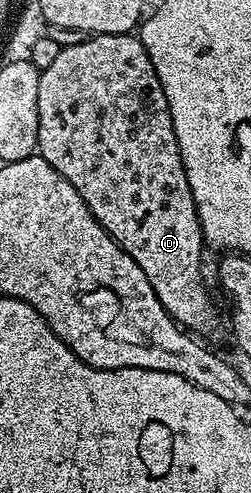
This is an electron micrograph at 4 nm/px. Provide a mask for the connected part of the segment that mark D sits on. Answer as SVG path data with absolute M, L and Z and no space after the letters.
M104 32L91 35L76 46L62 48L60 54L56 54L55 60L47 68L39 71L38 81L40 82L40 90L36 98L36 106L38 107L37 155L43 156L48 162L48 166L52 166L52 170L59 172L68 182L72 182L76 194L80 194L80 198L84 198L84 202L88 206L88 210L92 210L96 222L100 226L104 226L106 233L129 254L132 262L136 262L136 266L140 266L140 270L144 270L156 298L160 298L164 310L174 319L175 324L191 334L197 334L199 337L216 331L218 312L214 309L209 294L206 293L205 282L202 281L204 241L202 223L198 217L198 207L194 201L192 186L186 177L180 146L176 142L176 130L172 126L172 114L168 106L168 98L164 98L164 86L160 86L160 78L152 66L152 58L148 58L148 50L144 50L141 39L137 35L125 32Z

